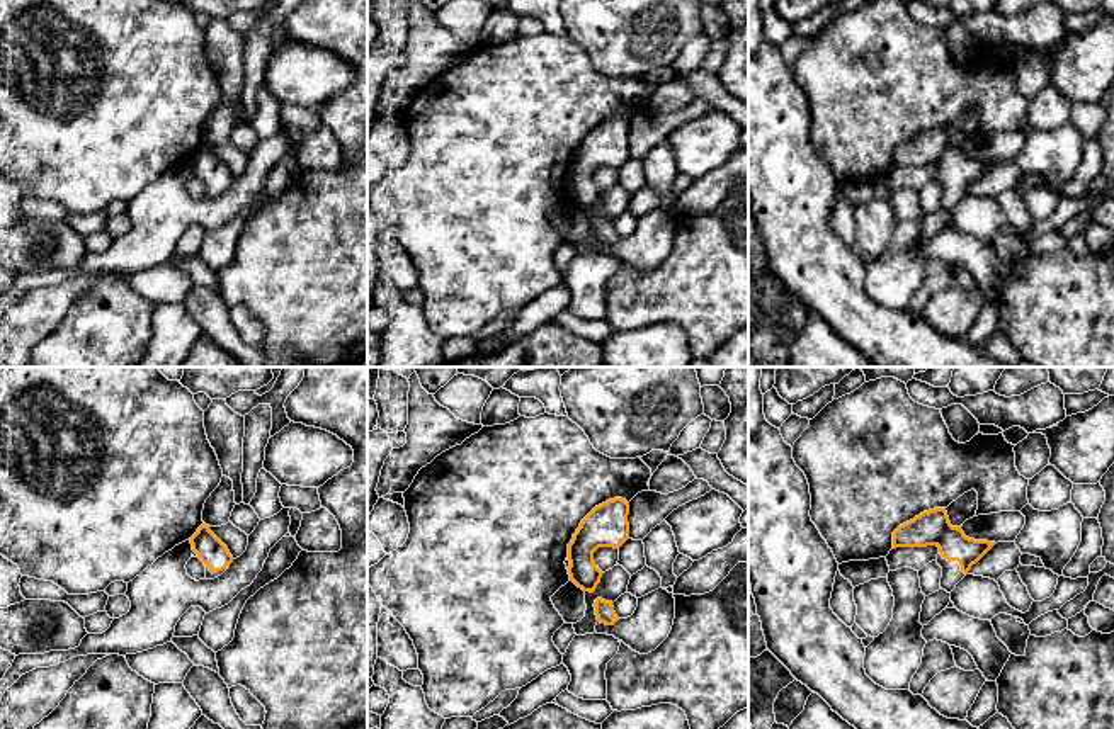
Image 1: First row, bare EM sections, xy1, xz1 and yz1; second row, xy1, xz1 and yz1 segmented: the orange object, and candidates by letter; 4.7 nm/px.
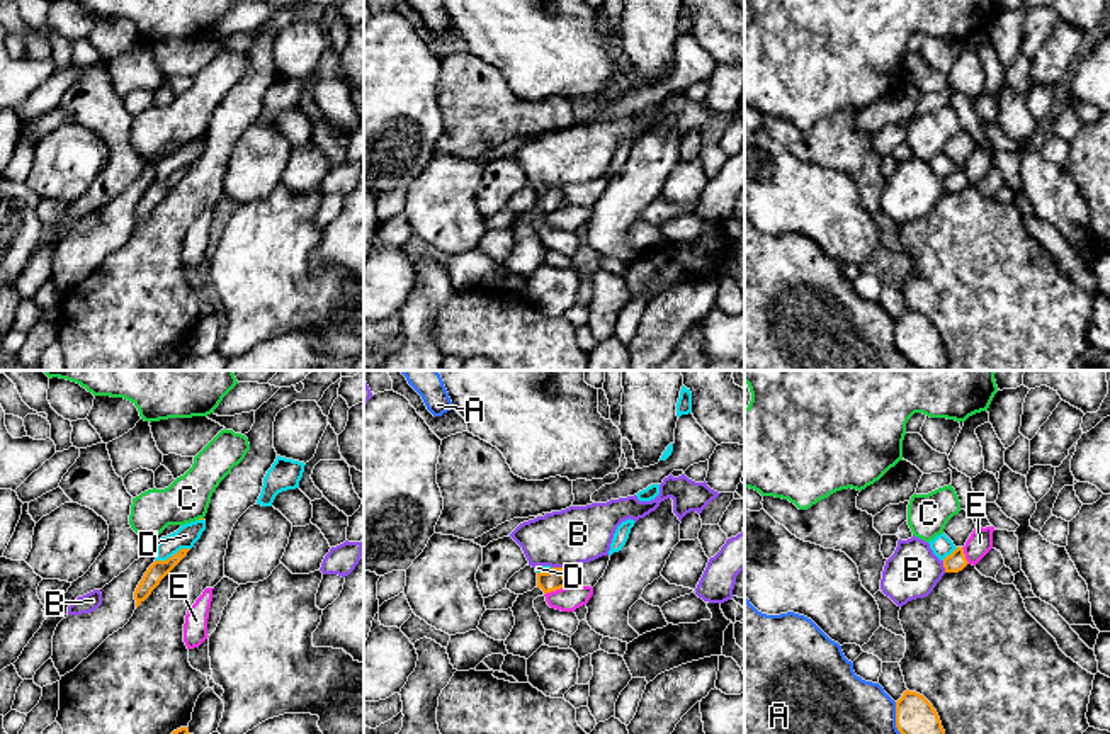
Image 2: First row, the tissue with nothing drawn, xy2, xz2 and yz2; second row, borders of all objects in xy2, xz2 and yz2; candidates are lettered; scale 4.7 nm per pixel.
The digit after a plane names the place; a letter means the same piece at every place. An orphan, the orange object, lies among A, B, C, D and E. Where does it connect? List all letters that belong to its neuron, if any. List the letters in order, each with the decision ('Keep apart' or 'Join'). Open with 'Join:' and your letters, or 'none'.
Join: none
A: Keep apart
B: Keep apart
C: Keep apart
D: Keep apart
E: Keep apart

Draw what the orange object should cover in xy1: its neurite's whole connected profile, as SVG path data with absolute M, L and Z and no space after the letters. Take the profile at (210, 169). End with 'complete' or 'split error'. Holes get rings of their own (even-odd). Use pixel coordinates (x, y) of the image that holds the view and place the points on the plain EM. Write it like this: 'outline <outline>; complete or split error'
outline M202 143L197 151L190 156L192 175L199 177L206 185L206 199L221 195L230 184L233 175L228 167Z; split error

